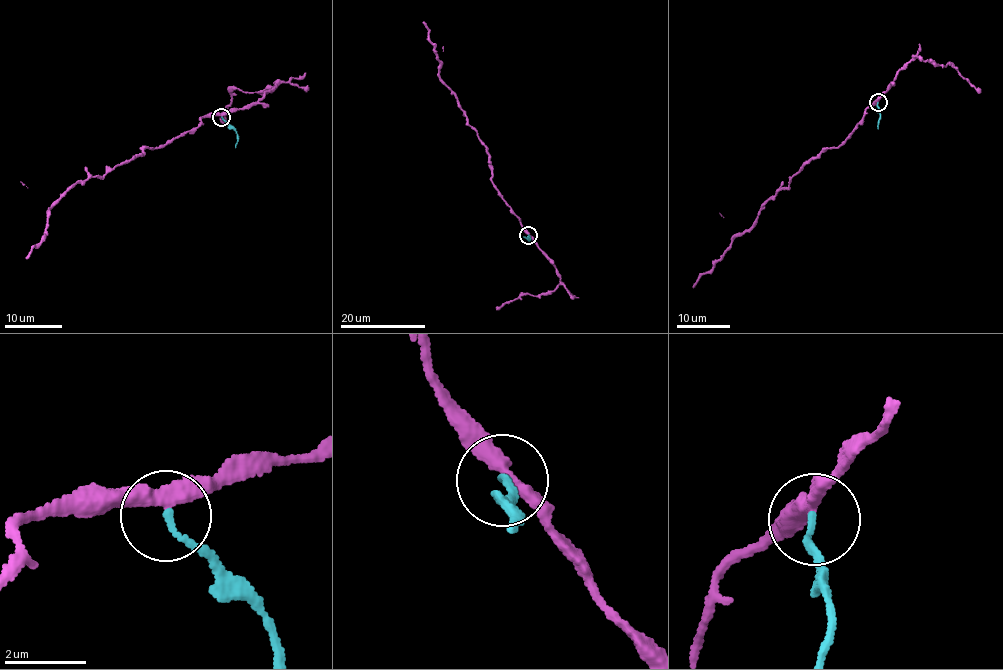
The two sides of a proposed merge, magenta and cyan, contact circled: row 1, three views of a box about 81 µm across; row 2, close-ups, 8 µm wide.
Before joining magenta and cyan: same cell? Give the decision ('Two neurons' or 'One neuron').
Two neurons

